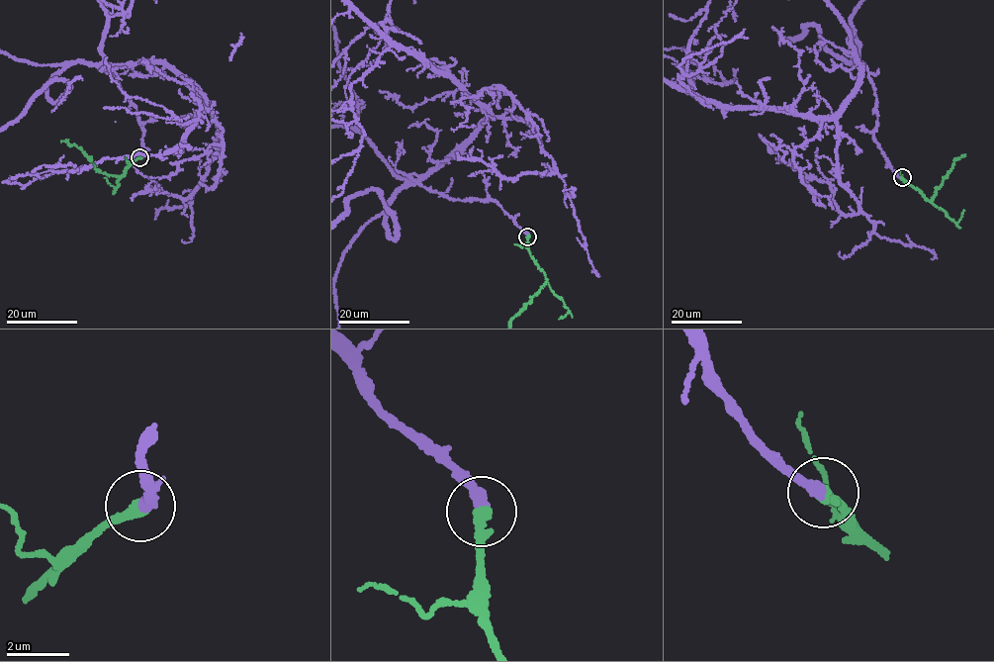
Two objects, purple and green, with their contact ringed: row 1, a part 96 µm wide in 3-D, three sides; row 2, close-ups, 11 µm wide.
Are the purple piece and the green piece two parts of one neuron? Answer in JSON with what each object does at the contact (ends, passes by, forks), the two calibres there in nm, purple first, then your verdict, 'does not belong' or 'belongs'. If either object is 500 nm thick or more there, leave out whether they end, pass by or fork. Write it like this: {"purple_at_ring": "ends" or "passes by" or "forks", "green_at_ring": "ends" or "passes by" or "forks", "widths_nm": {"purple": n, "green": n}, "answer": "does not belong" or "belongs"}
{"purple_at_ring": "ends", "green_at_ring": "ends", "widths_nm": {"purple": 360, "green": 360}, "answer": "belongs"}

